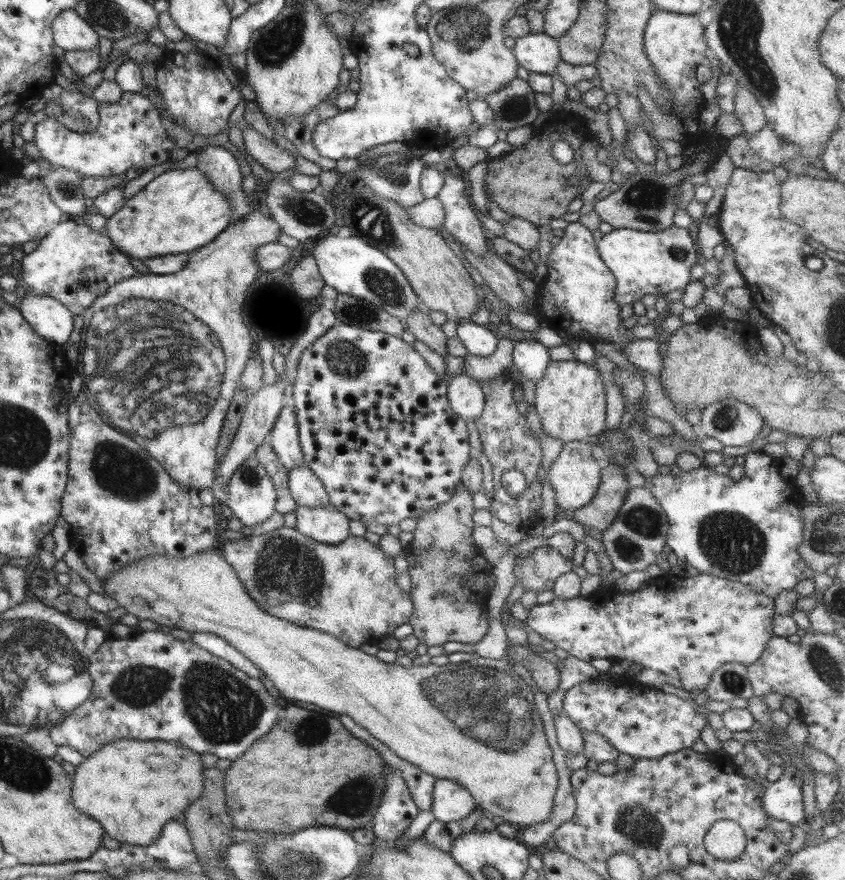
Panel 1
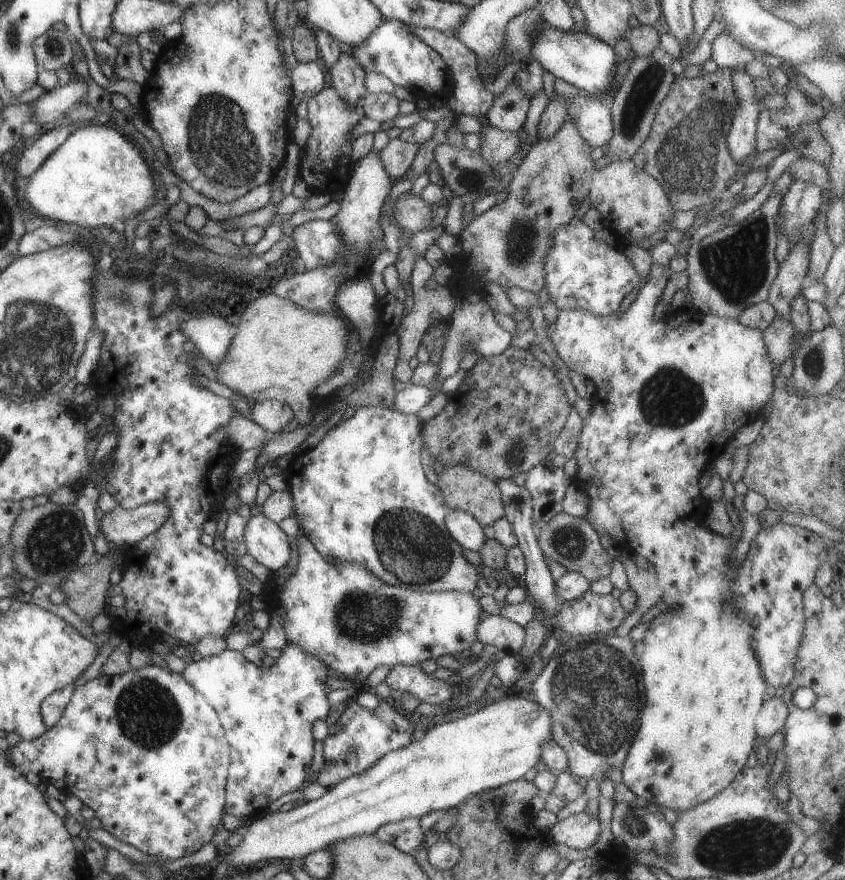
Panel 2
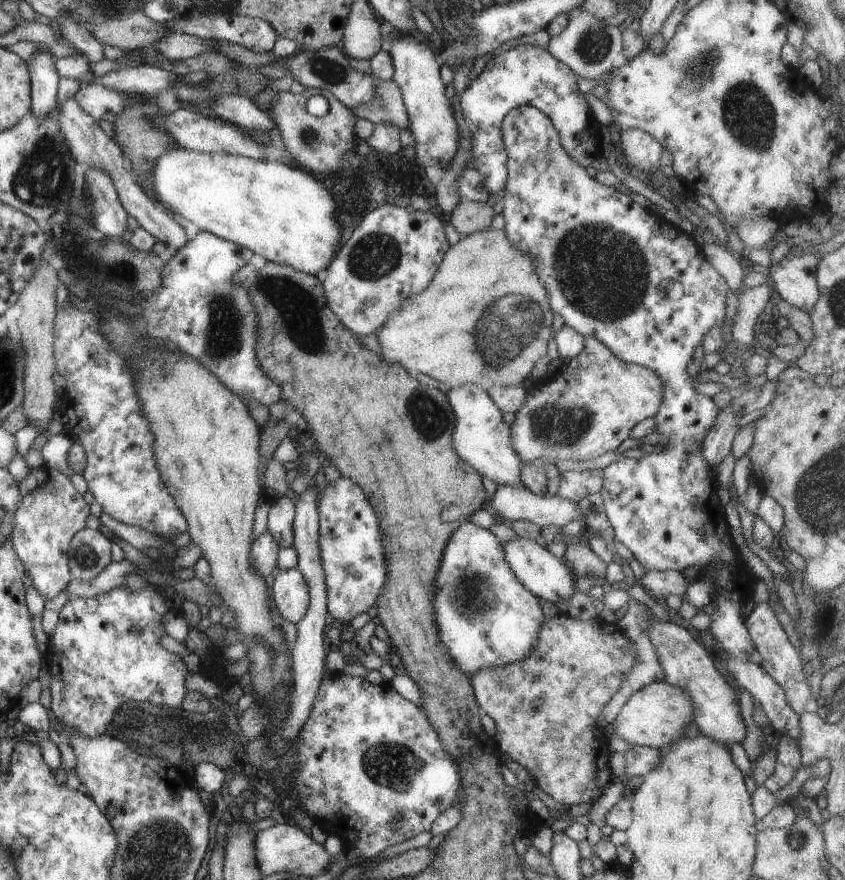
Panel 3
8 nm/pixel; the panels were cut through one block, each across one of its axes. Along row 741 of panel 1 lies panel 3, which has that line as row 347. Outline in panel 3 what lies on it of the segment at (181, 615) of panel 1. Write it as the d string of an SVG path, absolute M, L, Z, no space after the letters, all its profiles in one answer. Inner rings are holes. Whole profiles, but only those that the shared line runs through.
M504 229L489 230L473 232L467 236L460 237L460 239L449 245L447 252L443 255L431 282L427 284L427 288L423 288L419 294L409 296L377 330L377 344L379 344L380 358L385 364L397 364L405 371L415 373L416 376L423 375L428 382L440 380L449 388L455 386L463 386L463 384L475 384L483 390L487 390L490 386L514 387L523 385L523 380L530 378L529 372L535 366L535 362L545 356L547 352L547 342L552 337L551 335L551 310L549 308L549 300L544 286L541 284L537 274L535 274L535 266L531 262L531 258L523 252L519 252L505 236Z

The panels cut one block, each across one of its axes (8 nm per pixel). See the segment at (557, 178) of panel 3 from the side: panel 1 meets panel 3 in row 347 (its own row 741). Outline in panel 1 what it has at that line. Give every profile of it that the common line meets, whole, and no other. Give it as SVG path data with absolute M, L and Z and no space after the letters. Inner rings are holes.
M617 678L600 684L589 680L565 692L562 712L579 730L603 736L617 752L631 758L654 759L673 754L690 746L699 738L707 721L703 712L708 700L704 690L691 690L691 700L681 700L659 689L647 688L637 682Z

